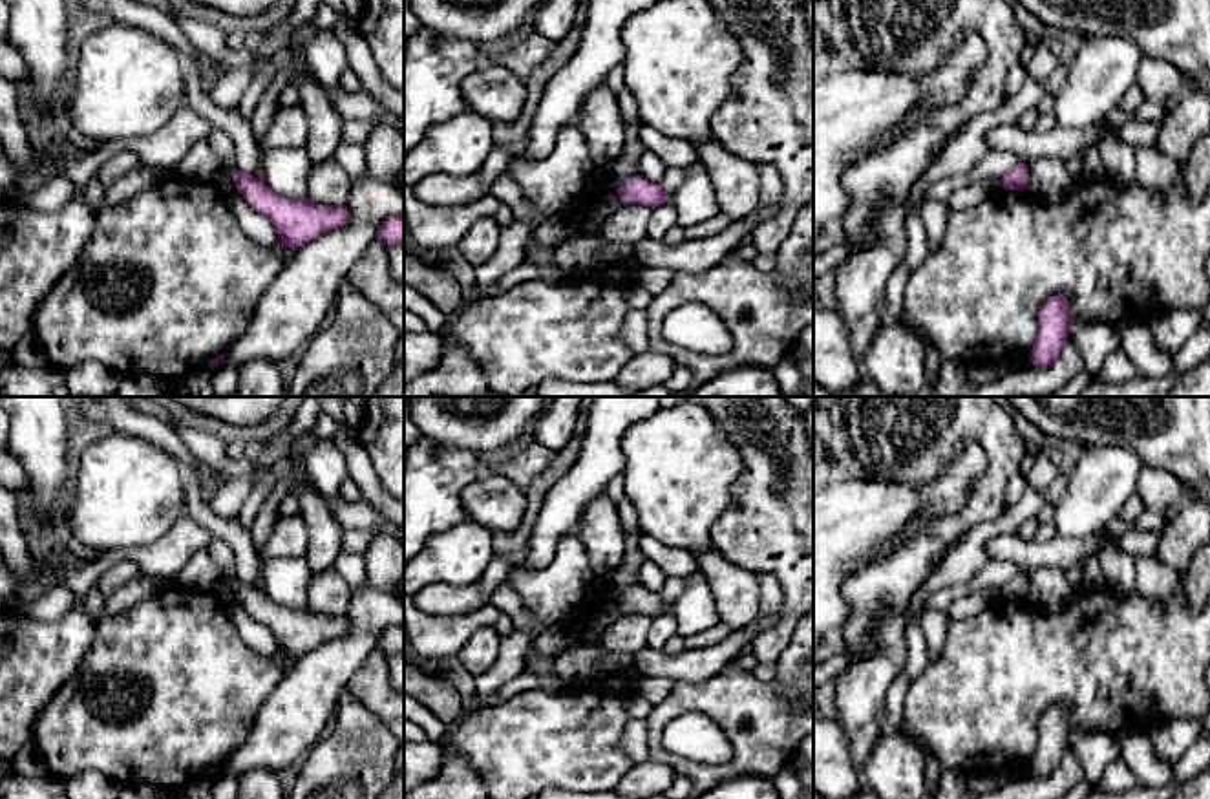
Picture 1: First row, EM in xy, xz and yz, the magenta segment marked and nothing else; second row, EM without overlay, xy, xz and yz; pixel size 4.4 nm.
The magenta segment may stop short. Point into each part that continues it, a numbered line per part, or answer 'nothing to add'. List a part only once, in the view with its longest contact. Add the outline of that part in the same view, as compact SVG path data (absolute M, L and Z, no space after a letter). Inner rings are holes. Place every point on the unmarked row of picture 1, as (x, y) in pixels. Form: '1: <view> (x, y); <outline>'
nothing to add

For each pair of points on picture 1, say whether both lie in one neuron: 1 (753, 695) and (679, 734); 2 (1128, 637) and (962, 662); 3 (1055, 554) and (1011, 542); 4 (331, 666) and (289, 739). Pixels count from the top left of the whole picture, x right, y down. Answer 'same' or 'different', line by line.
1: different
2: same
3: same
4: same

